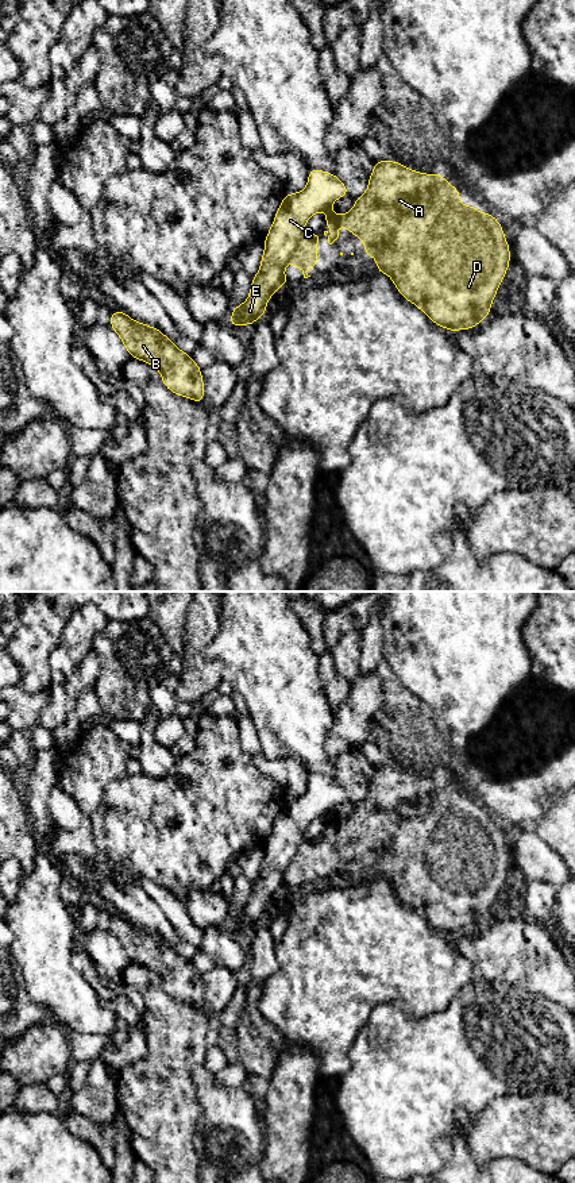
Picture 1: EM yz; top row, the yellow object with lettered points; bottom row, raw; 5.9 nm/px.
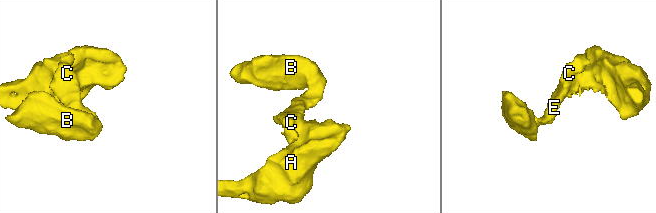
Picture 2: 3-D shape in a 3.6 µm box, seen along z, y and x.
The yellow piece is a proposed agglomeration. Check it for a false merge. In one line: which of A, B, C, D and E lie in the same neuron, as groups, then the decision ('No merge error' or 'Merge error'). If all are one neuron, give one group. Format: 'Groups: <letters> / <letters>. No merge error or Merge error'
Groups: A D / B C E. Merge error

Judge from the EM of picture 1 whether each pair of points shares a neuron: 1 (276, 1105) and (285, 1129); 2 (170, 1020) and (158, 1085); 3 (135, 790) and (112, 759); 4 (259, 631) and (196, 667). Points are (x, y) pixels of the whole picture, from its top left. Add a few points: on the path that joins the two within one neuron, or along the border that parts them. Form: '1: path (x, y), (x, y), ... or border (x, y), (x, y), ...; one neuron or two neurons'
1: path (281, 1110), (285, 1114), (285, 1124); one neuron
2: path (170, 1036), (168, 1068); one neuron
3: border (126, 774), (114, 779), (101, 797); two neurons
4: border (219, 631), (203, 655), (222, 662), (223, 679); two neurons

